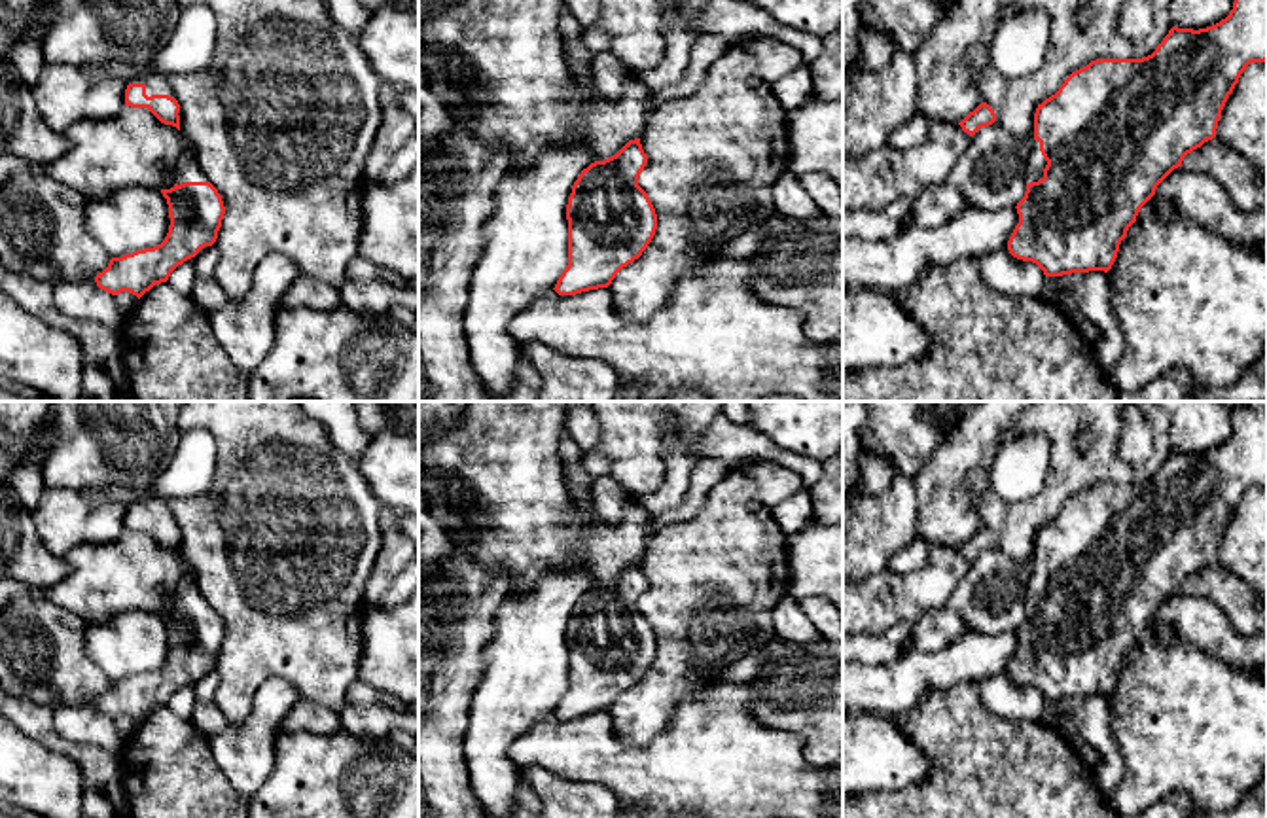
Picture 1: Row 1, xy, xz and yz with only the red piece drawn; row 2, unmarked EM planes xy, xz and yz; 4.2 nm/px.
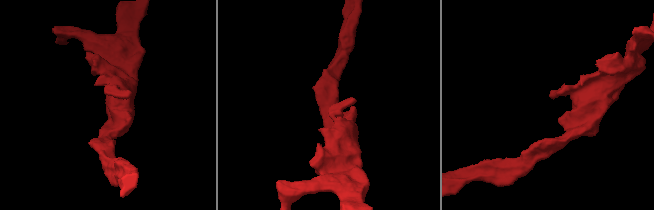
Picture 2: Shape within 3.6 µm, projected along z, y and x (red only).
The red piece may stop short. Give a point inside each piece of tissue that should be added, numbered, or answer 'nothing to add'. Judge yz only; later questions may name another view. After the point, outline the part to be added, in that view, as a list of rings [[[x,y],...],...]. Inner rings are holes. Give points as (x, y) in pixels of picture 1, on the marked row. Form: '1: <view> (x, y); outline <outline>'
1: yz (1035, 167); outline [[[1034,140],[1034,151],[1028,155],[1026,167],[1025,167],[1025,184],[1038,182],[1040,178],[1044,178],[1045,165],[1047,161],[1040,151],[1040,142]]]

